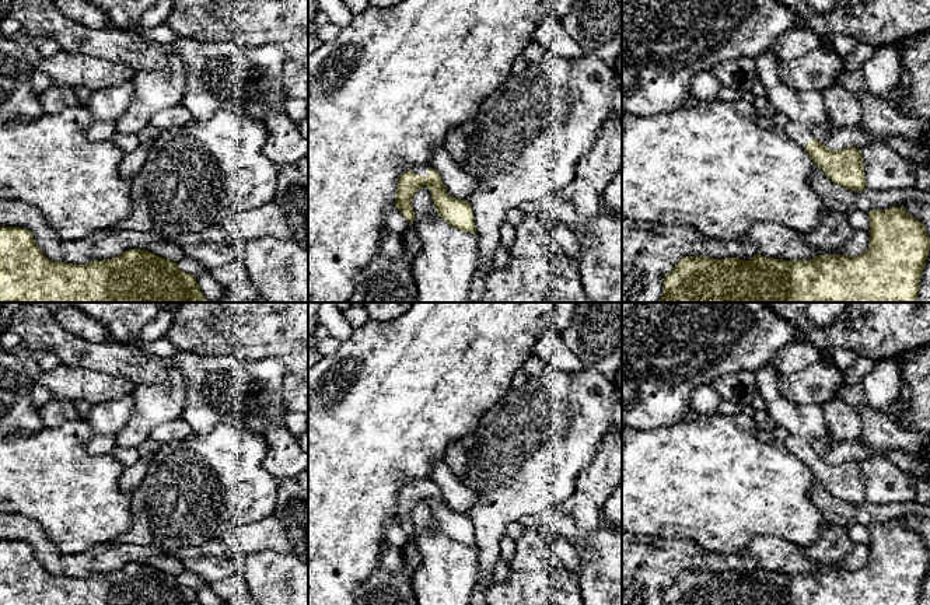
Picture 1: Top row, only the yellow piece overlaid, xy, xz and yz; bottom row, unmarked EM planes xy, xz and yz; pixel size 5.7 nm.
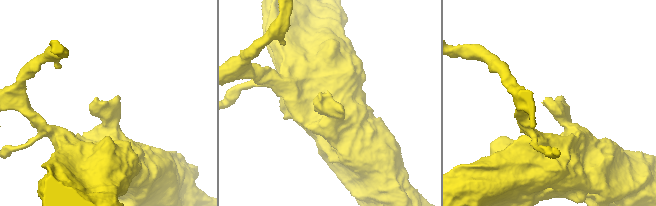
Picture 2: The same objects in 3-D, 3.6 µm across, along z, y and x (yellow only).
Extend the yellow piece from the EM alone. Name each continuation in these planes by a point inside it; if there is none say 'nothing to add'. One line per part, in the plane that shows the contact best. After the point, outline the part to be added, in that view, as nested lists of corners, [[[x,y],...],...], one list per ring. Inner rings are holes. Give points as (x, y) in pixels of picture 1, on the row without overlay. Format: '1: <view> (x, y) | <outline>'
1: xz (419, 483) | [[[413,479],[410,483],[416,489],[427,489],[431,479]],[[431,480],[433,482],[433,480]]]

